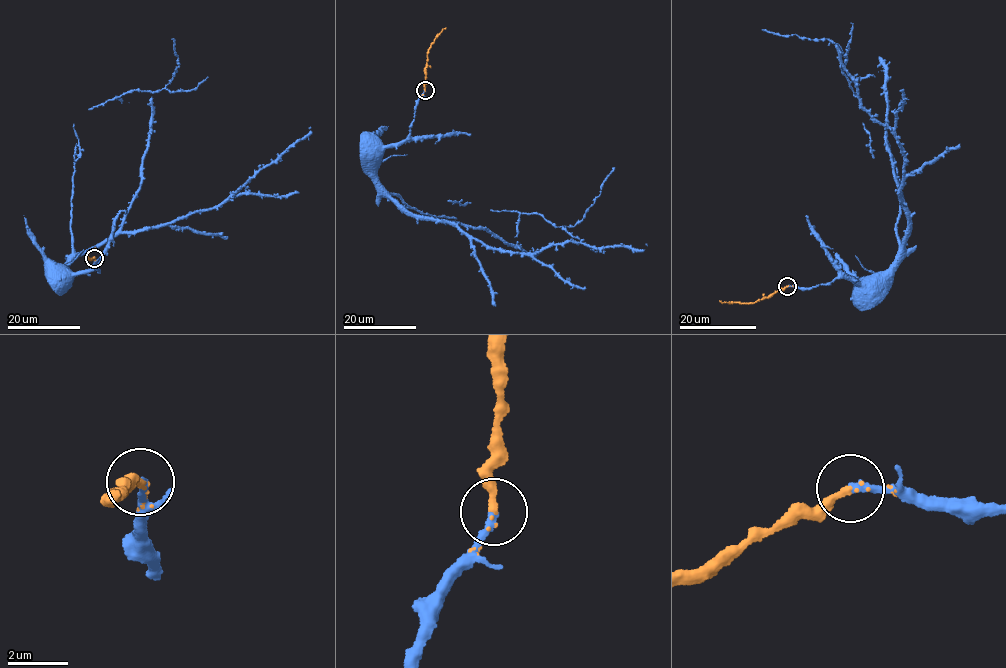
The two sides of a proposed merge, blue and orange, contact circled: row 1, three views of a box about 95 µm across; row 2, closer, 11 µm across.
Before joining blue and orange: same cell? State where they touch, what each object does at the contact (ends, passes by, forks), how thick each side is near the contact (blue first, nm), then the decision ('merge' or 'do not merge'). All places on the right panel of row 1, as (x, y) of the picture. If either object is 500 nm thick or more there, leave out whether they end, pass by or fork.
place (787, 286); blue ends; orange ends; calibres 240 and 280 nm; merge

